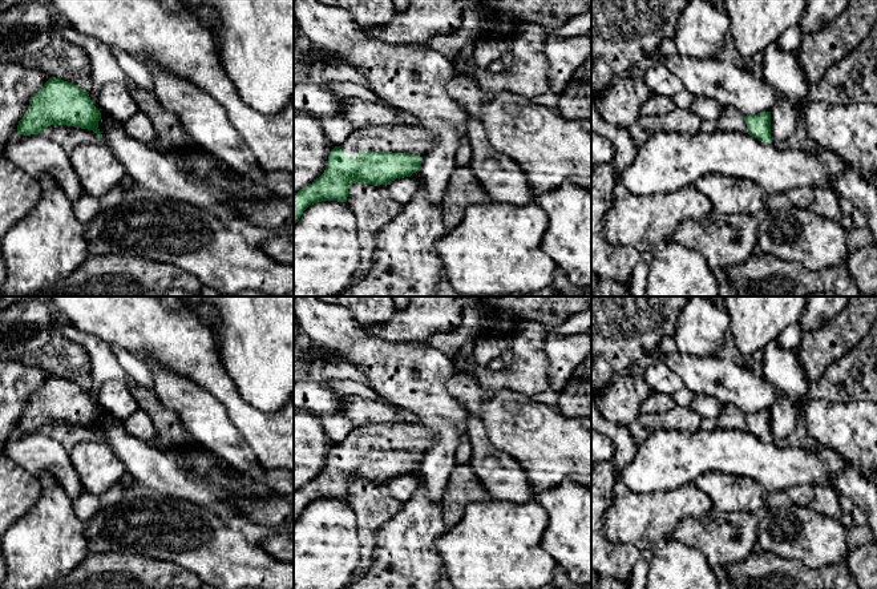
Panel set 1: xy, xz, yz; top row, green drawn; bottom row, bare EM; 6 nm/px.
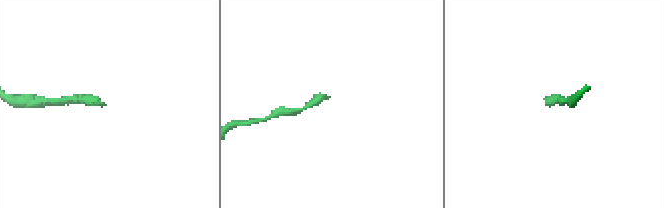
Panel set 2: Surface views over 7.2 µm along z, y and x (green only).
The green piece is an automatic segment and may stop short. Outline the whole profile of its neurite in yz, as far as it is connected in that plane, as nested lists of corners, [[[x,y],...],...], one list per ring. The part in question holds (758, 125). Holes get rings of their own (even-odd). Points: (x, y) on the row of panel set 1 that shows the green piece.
[[[732,106],[723,108],[718,121],[718,130],[748,133],[761,142],[771,142],[771,112],[744,116]]]

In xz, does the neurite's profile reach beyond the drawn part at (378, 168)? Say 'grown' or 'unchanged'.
grown

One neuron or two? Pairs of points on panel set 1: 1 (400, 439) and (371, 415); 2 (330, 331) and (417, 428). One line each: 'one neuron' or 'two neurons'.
1: two neurons
2: two neurons

